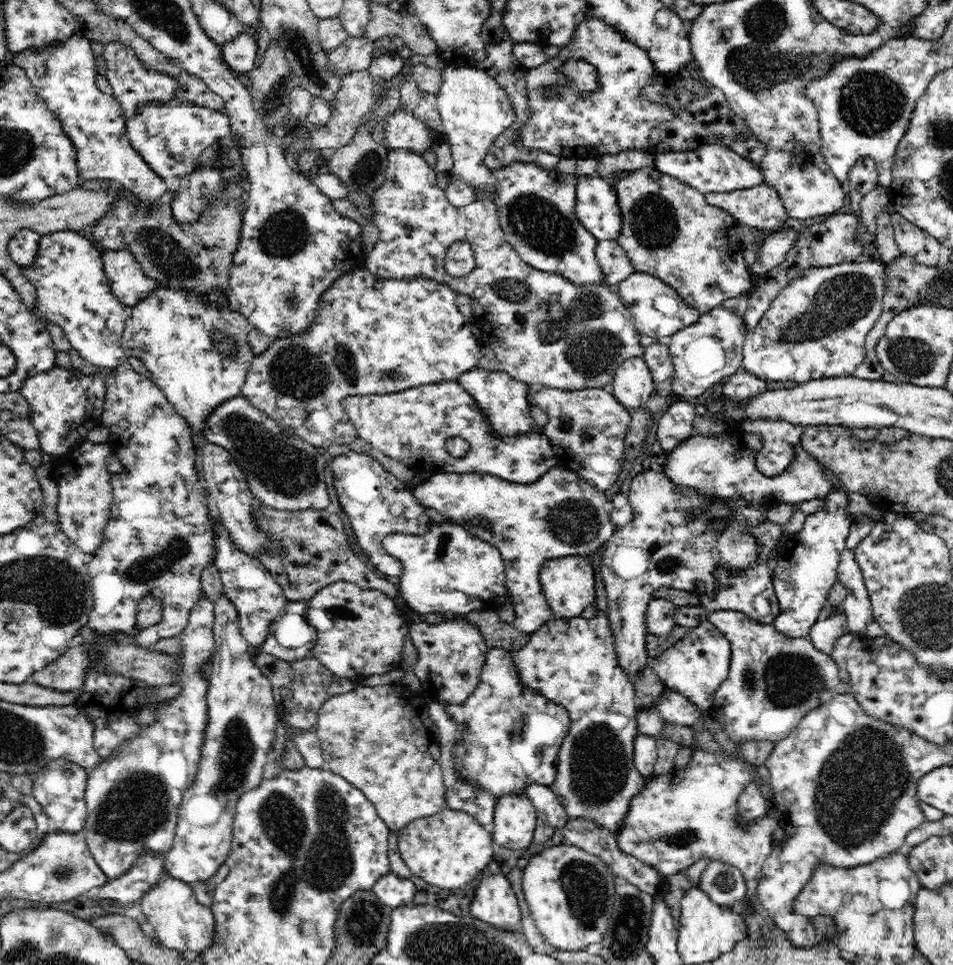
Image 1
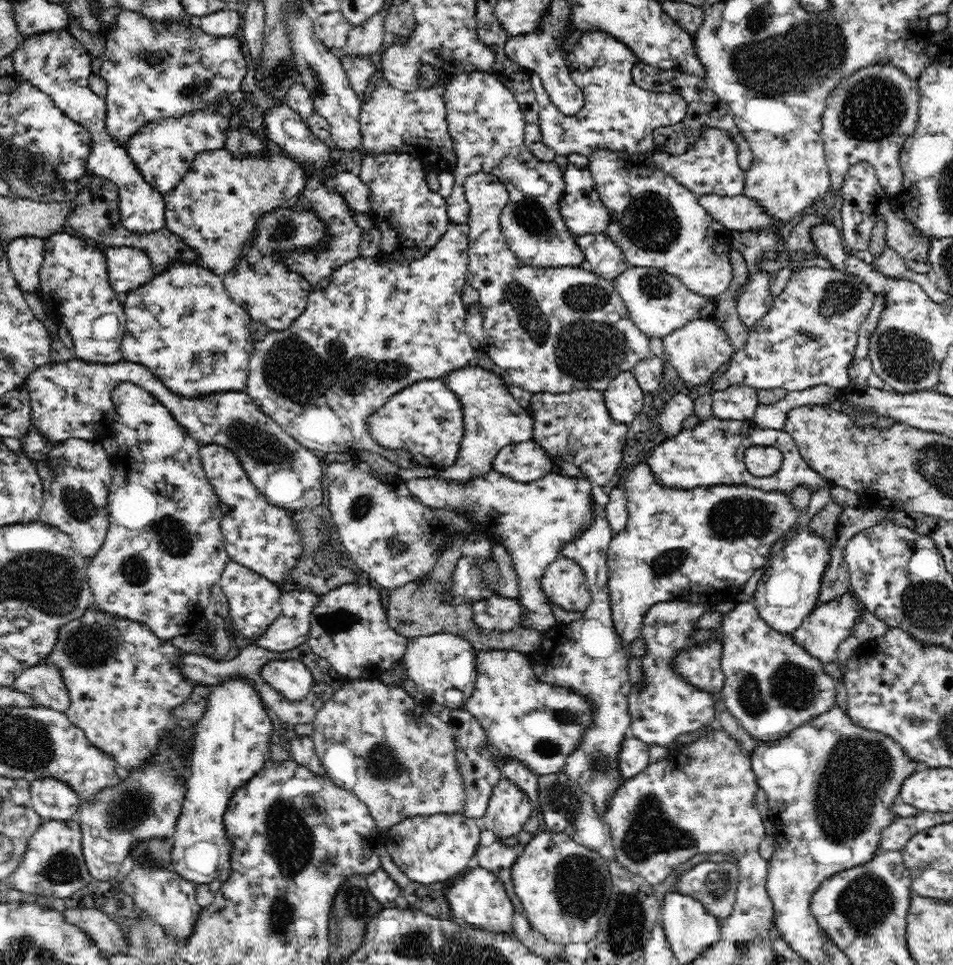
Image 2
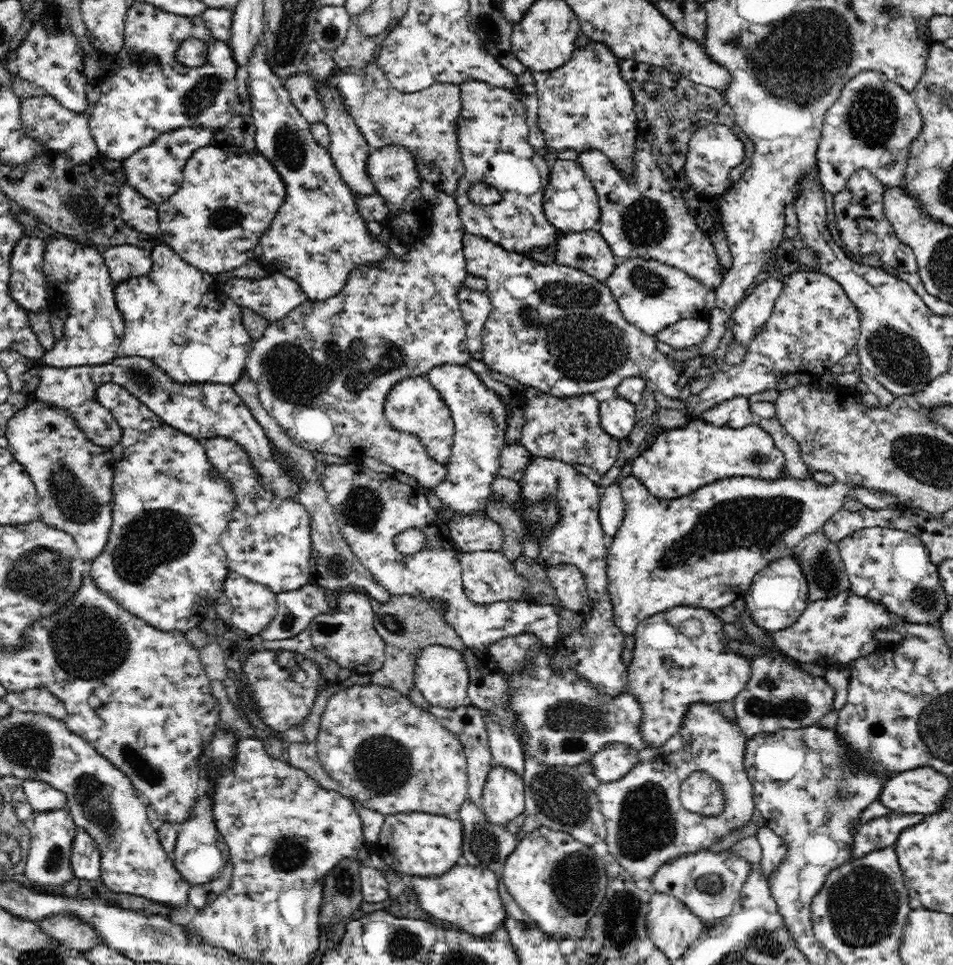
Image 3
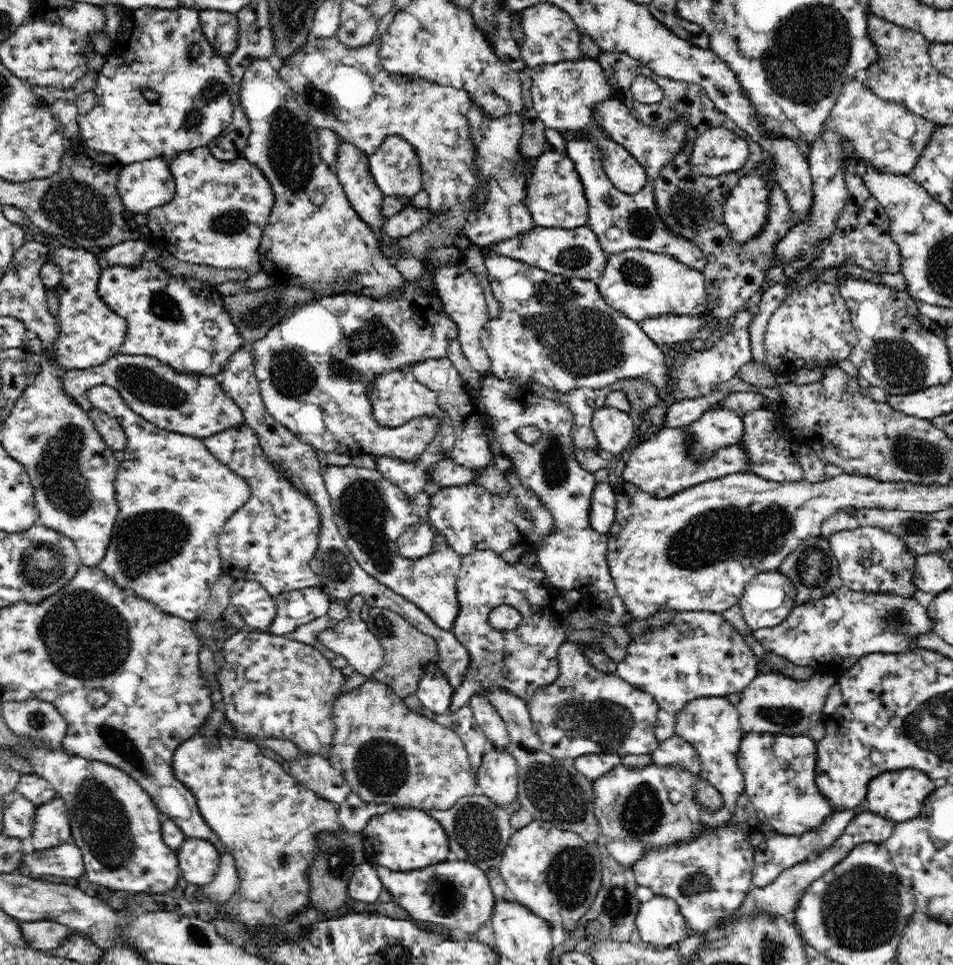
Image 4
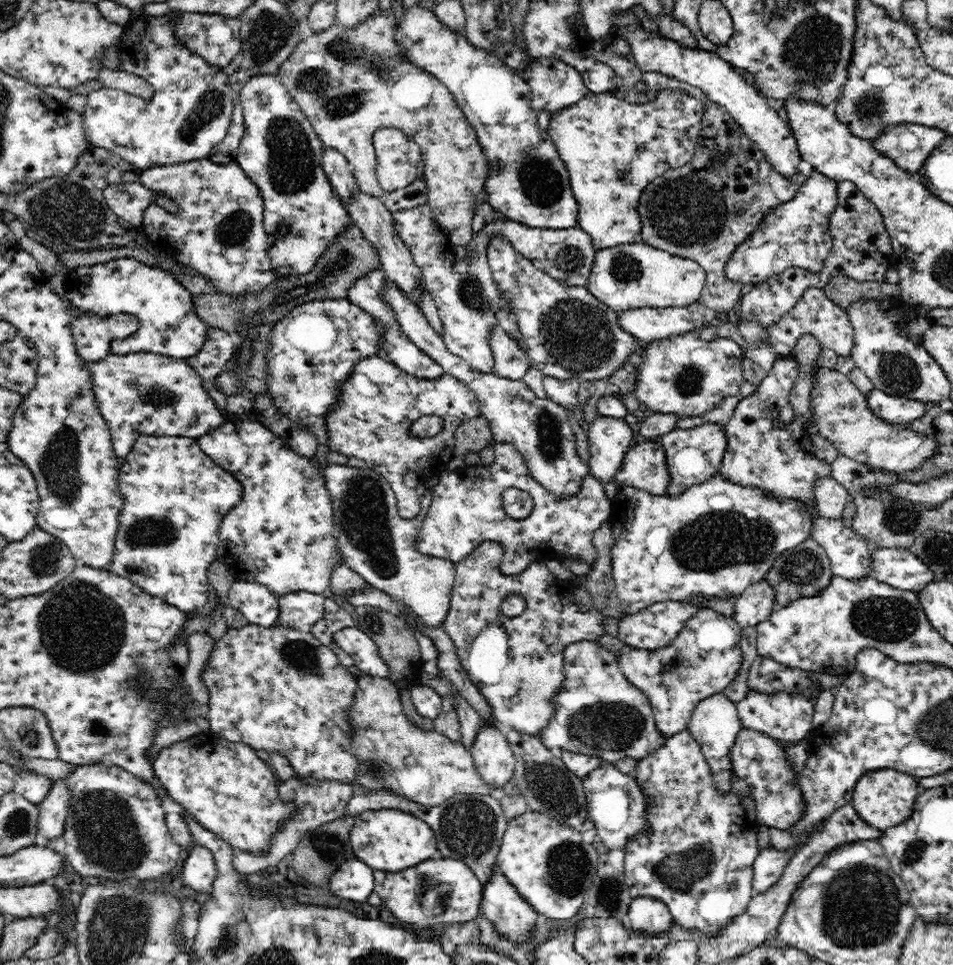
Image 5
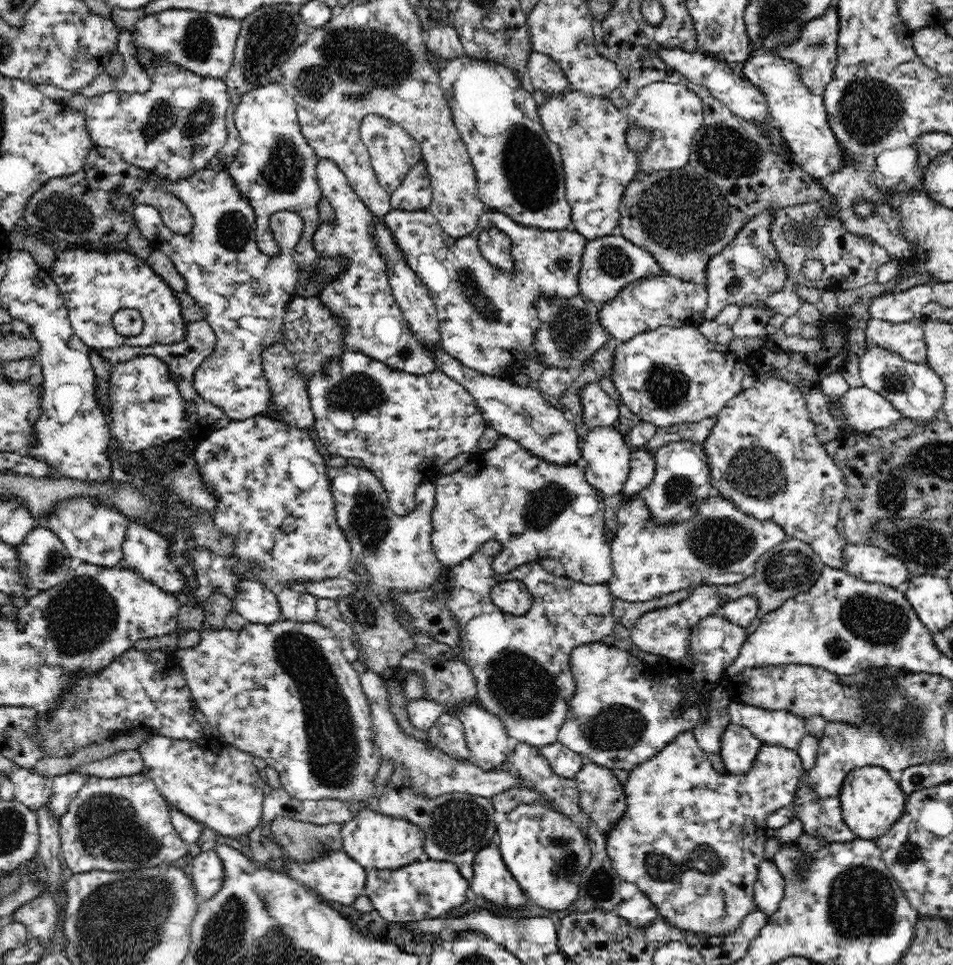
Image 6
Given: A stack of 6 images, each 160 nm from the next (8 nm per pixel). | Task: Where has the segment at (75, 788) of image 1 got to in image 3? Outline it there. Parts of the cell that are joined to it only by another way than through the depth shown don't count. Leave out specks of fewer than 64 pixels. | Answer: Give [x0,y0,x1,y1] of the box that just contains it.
[23,780,67,813]

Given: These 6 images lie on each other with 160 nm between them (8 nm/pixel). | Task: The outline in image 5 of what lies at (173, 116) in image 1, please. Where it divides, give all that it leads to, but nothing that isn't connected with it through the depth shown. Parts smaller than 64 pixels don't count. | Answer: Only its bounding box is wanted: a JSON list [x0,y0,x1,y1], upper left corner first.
[103,182,157,228]

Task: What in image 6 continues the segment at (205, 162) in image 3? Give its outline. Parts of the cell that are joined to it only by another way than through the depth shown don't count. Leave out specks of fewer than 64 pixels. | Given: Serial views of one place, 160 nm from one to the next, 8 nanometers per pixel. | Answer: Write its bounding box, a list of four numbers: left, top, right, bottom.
[132,167,305,421]

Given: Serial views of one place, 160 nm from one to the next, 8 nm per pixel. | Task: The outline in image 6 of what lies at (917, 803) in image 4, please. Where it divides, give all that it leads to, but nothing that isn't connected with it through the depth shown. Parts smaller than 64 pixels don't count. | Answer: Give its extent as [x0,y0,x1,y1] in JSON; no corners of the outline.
[839,766,907,841]

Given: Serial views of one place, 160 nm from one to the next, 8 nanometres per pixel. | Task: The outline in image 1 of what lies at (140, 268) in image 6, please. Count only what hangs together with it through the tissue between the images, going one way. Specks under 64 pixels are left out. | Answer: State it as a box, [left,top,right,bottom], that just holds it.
[122,287,254,438]

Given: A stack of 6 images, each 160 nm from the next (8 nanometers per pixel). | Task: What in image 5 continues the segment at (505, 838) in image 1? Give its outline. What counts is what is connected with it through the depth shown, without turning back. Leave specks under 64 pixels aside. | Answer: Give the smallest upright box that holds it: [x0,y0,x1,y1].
[469,723,516,789]

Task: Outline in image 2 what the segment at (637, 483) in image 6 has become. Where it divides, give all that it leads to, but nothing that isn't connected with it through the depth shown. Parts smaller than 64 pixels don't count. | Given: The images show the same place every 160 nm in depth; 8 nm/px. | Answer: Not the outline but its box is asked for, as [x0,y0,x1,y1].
[645,416,832,494]

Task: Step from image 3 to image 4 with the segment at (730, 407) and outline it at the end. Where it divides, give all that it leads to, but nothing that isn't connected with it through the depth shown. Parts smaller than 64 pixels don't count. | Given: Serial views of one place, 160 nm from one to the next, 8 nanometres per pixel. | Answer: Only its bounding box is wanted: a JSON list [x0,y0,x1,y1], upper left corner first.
[685,408,743,462]

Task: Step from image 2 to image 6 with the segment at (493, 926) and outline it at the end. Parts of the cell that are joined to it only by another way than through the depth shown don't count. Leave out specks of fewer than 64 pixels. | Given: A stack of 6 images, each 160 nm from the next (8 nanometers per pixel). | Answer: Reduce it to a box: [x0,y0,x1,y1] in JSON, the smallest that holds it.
[363,862,470,923]

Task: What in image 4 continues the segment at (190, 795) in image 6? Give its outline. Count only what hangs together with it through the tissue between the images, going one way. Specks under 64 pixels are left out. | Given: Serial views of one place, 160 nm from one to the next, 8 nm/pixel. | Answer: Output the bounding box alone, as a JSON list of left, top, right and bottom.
[173,733,344,930]

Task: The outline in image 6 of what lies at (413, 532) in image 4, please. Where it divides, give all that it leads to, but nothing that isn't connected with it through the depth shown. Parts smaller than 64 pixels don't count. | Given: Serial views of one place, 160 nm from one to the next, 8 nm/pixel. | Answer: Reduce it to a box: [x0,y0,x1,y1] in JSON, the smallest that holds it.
[430,435,614,585]

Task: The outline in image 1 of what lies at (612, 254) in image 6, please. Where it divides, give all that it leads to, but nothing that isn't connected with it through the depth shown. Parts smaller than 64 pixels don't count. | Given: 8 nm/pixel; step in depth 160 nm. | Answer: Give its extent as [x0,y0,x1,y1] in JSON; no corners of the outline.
[616,271,701,339]

